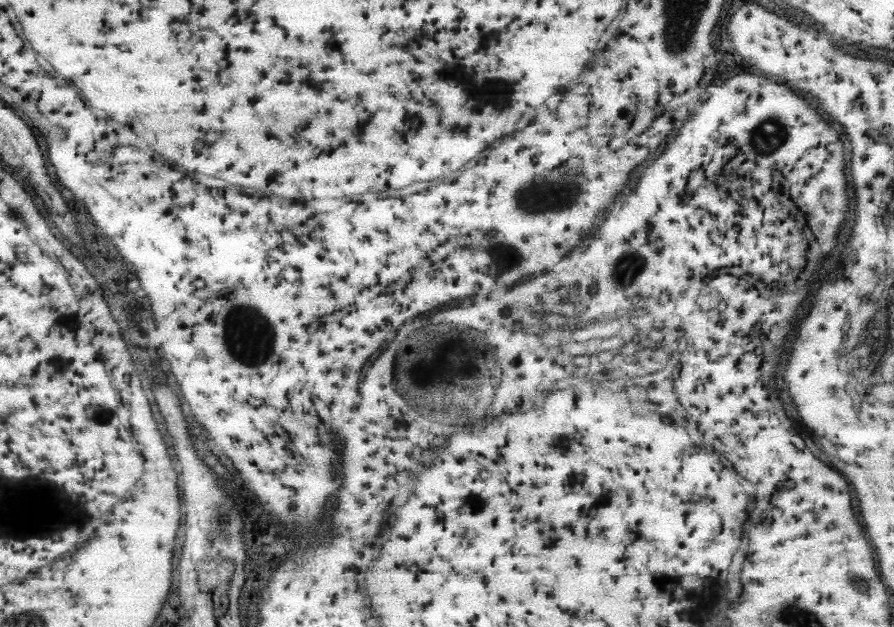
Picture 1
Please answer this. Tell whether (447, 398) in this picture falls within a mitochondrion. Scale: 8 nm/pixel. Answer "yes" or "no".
yes

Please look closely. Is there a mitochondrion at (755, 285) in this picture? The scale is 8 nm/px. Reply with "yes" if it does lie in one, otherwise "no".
no

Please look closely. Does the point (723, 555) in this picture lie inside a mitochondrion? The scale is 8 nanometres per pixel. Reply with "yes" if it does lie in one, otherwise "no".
no

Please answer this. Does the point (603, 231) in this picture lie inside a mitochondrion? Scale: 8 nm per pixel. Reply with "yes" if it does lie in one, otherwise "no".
no

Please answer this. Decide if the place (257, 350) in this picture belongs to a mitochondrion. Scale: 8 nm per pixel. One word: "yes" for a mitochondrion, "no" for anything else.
yes

